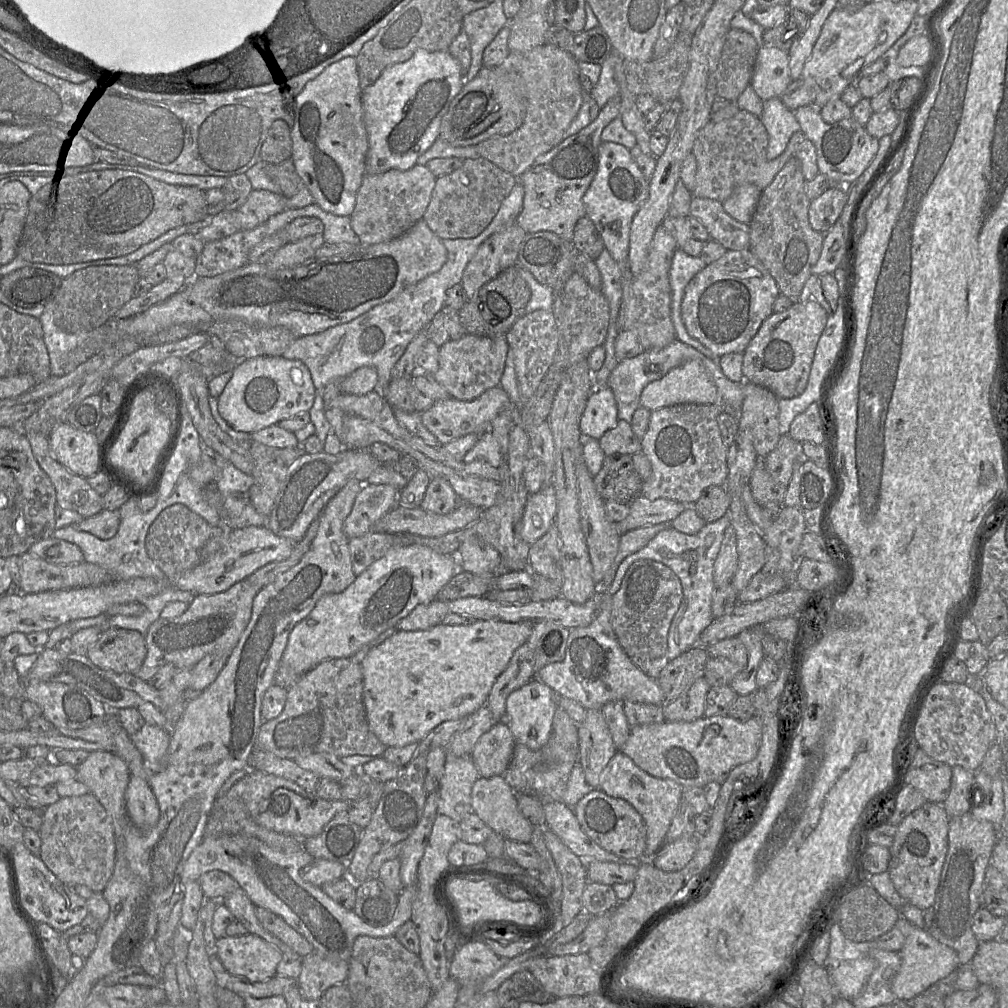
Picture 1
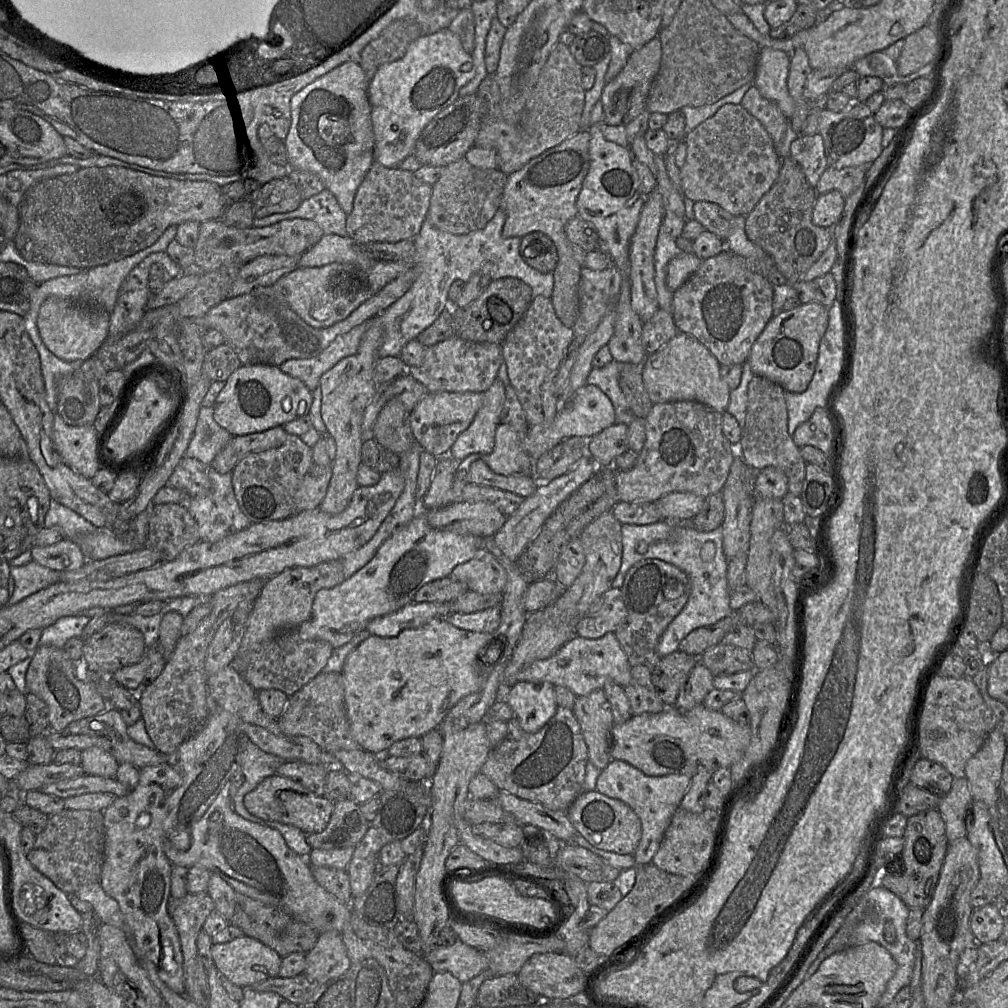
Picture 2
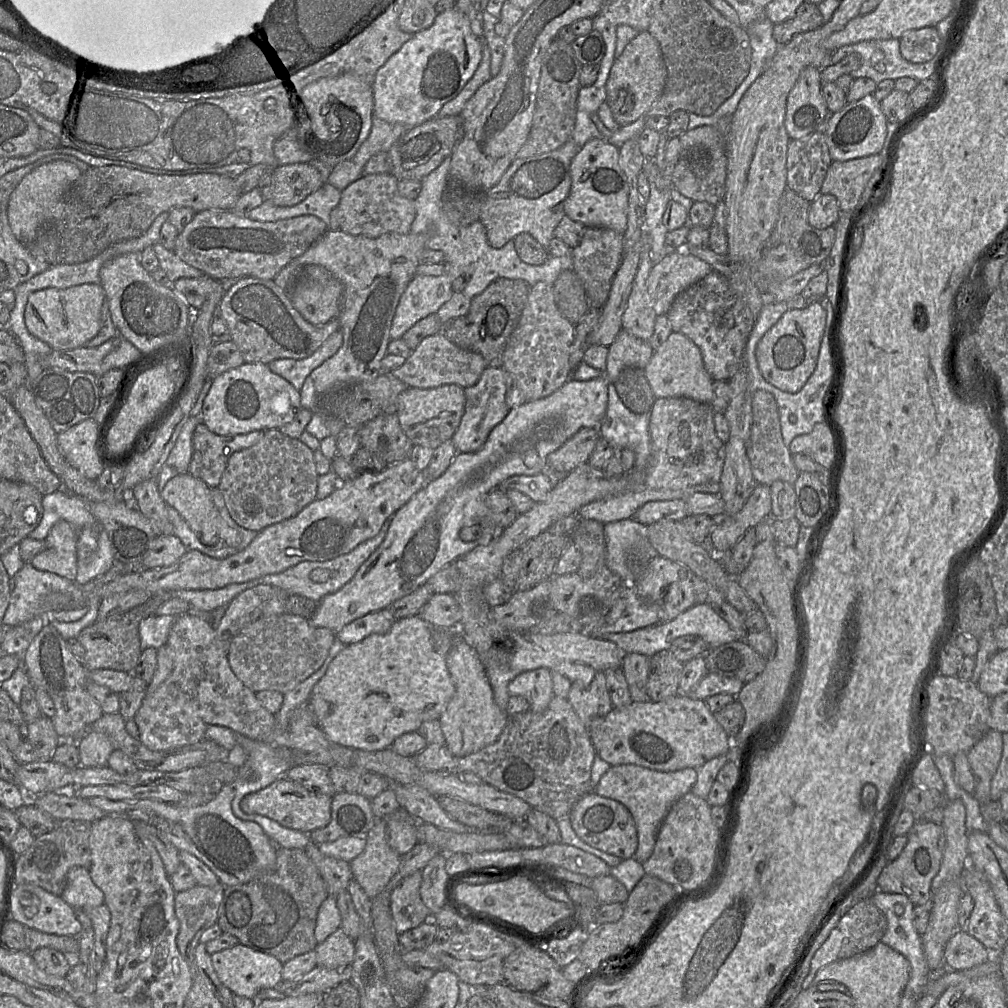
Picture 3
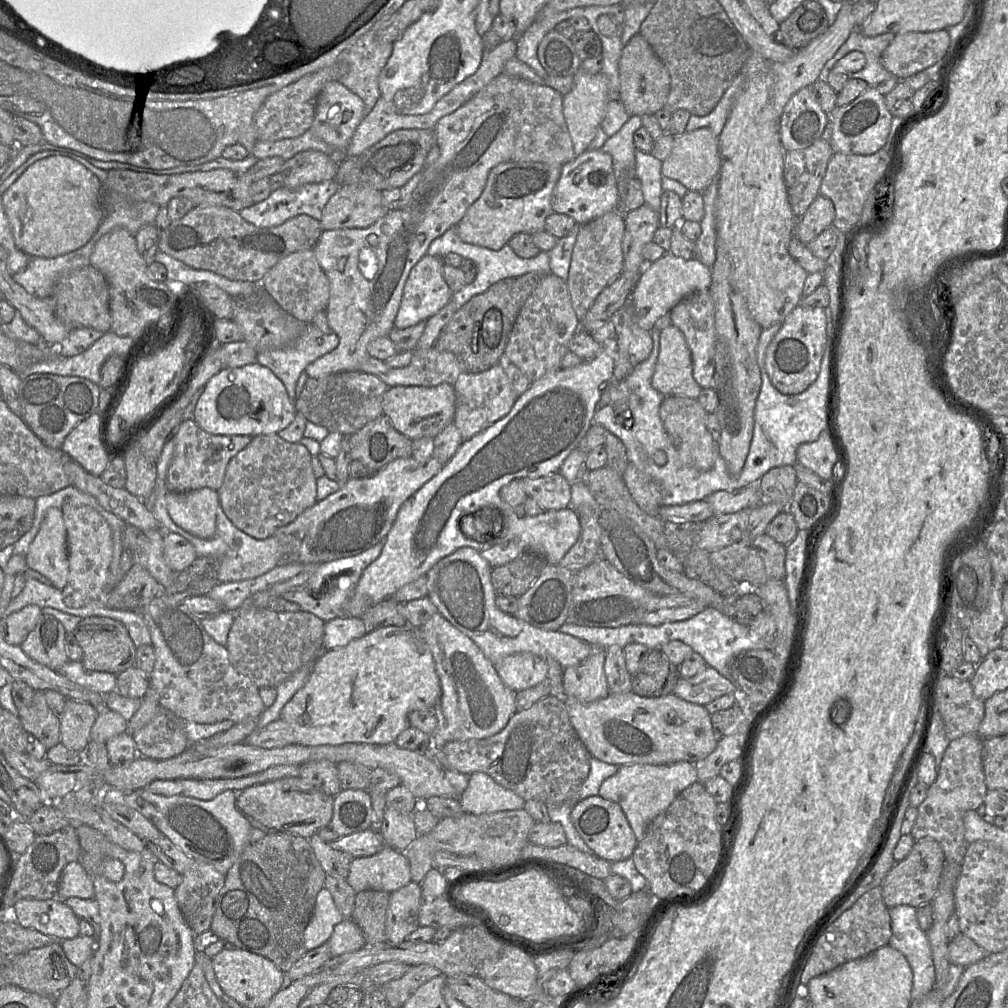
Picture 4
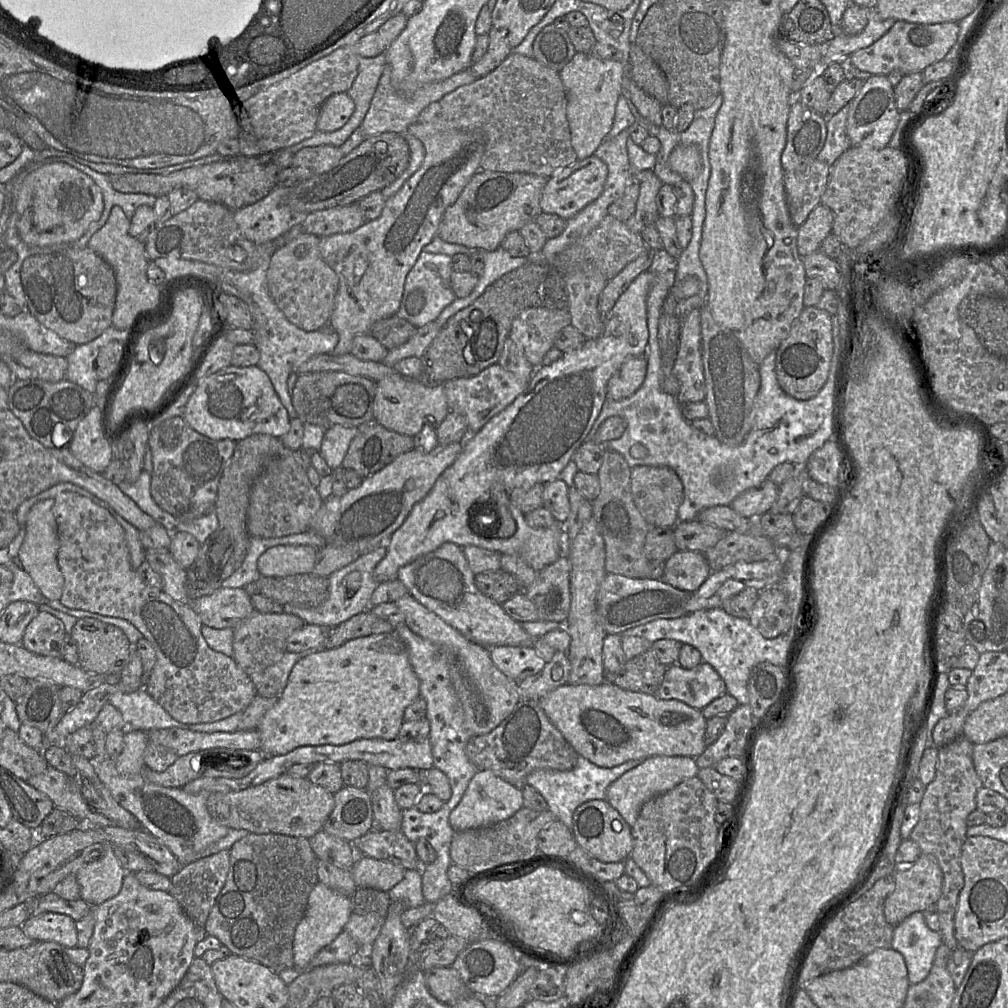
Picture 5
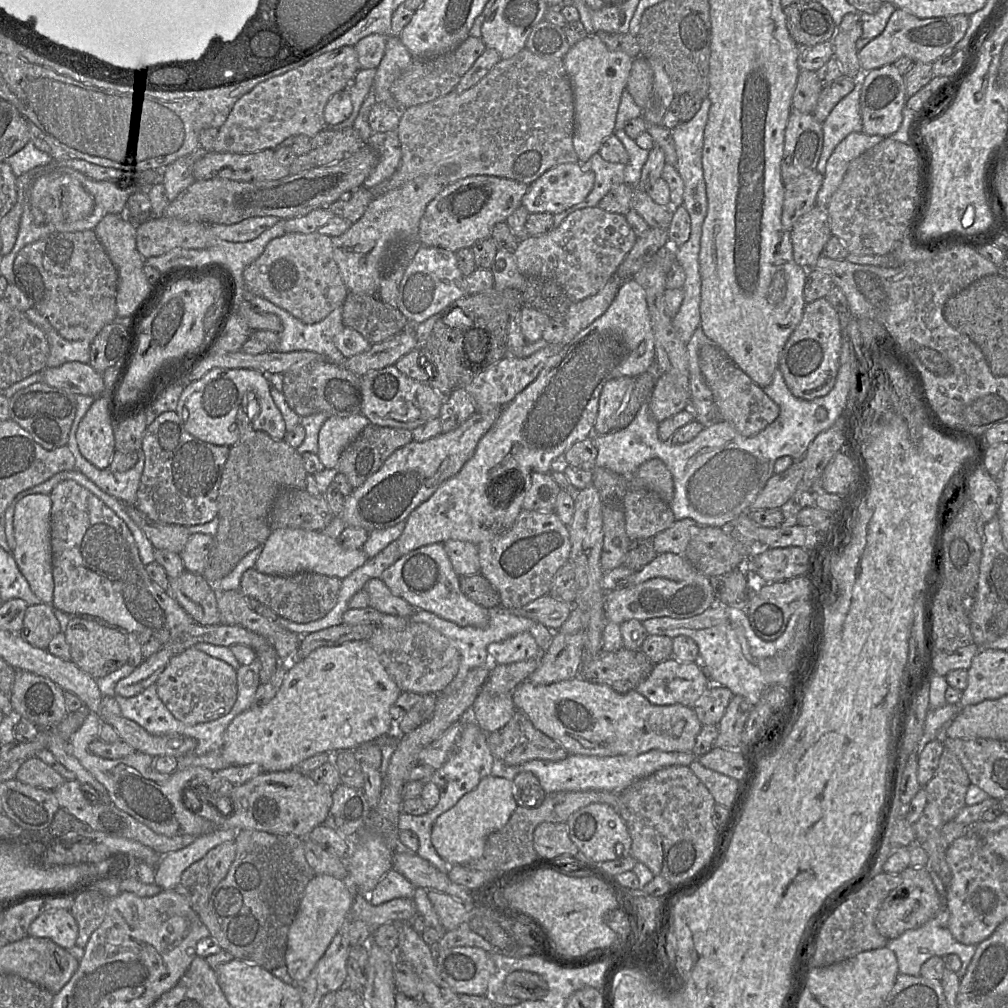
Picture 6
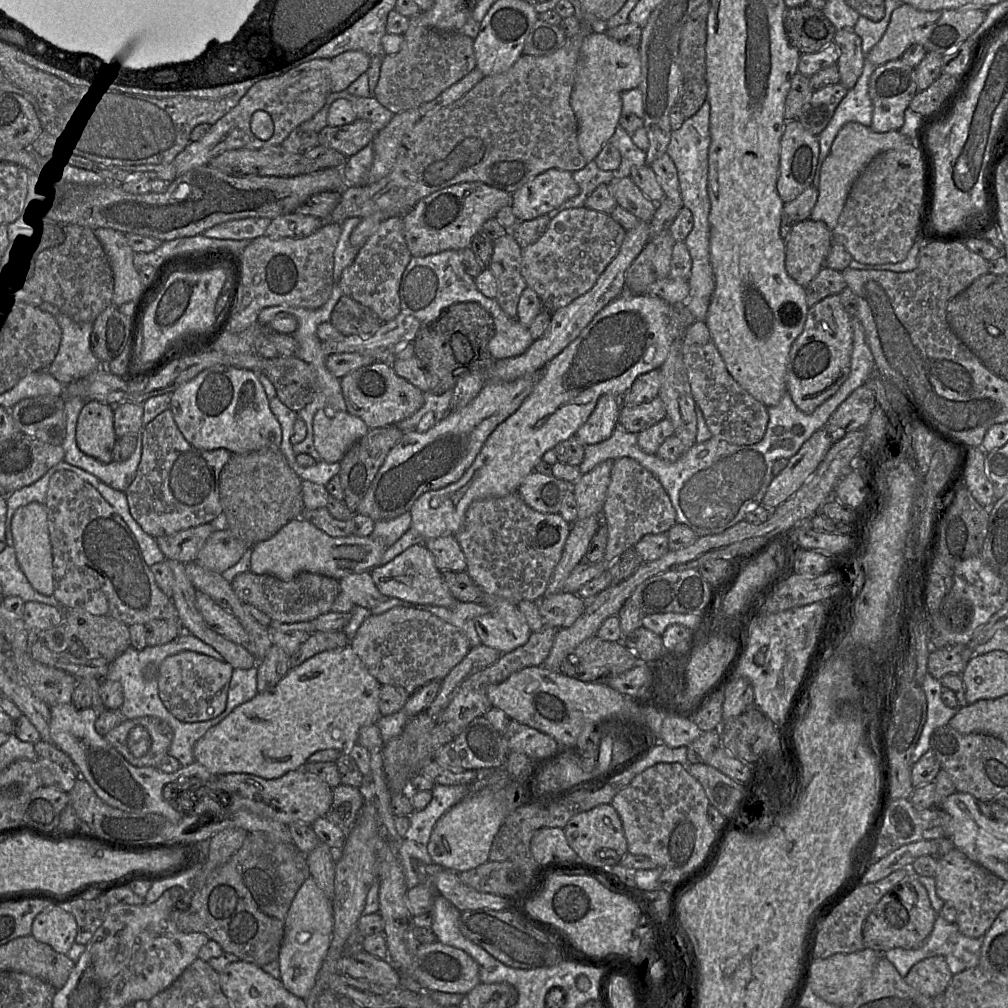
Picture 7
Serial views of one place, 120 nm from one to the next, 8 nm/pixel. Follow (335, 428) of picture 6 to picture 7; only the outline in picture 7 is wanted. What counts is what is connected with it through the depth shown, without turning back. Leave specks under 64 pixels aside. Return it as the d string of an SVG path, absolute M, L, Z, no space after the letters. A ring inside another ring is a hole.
M324 409L313 418L314 447L324 462L340 462L348 449L366 435L369 427L349 412L328 417Z

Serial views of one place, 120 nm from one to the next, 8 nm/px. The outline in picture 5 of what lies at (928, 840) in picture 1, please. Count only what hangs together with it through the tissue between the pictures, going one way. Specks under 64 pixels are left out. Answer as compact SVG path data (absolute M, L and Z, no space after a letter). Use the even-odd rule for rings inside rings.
M921 854L911 865L899 866L894 874L895 888L885 901L883 912L886 921L896 926L914 912L923 912L935 905L942 893L943 872L934 857Z

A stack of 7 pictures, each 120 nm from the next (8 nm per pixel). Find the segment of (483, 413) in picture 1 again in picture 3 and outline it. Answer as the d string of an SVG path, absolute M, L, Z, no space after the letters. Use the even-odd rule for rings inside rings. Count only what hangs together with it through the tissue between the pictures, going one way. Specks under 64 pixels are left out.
M442 385L433 389L407 388L397 398L396 415L400 426L412 442L433 450L456 432L465 411L464 388L457 385Z

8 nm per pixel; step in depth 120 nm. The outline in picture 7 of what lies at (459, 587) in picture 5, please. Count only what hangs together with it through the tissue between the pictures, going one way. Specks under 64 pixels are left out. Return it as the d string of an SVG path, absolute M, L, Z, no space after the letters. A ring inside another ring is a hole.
M424 544L410 546L388 563L376 566L369 572L380 593L387 598L447 608L459 602L450 593L442 572L435 565L433 554Z

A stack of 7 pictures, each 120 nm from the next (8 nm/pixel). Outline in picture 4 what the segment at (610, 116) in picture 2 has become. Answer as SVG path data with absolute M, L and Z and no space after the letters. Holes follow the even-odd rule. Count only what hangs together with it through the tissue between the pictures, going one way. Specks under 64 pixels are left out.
M637 33L623 47L619 60L620 102L629 116L654 115L663 109L671 86L670 75L644 37Z

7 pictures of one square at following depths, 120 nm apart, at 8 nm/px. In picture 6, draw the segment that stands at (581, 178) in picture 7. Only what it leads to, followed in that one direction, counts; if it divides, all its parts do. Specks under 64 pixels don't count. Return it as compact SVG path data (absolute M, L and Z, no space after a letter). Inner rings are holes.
M599 152L591 156L586 163L581 163L584 170L590 170L595 174L595 181L591 192L579 204L553 215L554 227L572 212L584 208L597 207L600 200L616 185L624 183L625 165L604 160Z

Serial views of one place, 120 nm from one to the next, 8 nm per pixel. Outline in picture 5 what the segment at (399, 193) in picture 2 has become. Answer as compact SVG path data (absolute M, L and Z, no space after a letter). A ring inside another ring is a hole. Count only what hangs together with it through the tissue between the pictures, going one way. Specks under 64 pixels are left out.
M355 202L312 212L300 225L303 232L325 237L354 231L367 221L364 212Z

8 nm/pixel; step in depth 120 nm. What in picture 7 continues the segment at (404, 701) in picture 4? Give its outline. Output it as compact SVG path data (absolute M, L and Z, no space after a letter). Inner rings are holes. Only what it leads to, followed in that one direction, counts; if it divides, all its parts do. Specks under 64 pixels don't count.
M350 645L318 653L291 668L277 685L239 705L219 724L210 728L195 743L194 759L214 775L247 773L264 779L277 779L290 771L302 769L308 758L318 751L334 749L349 753L358 742L360 729L377 724L382 717L379 711L381 686Z

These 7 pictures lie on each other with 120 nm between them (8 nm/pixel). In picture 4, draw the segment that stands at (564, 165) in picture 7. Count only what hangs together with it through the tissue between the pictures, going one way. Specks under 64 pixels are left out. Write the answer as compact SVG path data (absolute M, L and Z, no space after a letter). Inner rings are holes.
M501 73L484 86L478 96L509 94L518 101L520 126L511 161L565 165L575 158L574 147L563 114L563 95L553 88Z

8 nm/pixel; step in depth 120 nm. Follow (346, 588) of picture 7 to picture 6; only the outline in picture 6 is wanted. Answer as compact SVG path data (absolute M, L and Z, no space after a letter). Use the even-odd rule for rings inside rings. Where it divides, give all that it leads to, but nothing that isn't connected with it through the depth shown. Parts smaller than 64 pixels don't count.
M381 578L370 579L363 589L369 595L369 606L383 614L408 617L416 610L403 598L394 595Z

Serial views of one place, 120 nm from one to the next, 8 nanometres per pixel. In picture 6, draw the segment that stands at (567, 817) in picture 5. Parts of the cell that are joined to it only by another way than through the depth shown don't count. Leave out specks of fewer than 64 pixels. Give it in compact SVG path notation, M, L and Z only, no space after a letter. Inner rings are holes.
M652 749L638 755L618 755L611 757L569 754L560 761L530 760L509 766L494 758L490 775L513 781L520 772L534 774L546 794L555 792L584 792L603 790L622 793L634 781L646 777L655 771L671 765L689 766L697 757L693 752L666 752Z

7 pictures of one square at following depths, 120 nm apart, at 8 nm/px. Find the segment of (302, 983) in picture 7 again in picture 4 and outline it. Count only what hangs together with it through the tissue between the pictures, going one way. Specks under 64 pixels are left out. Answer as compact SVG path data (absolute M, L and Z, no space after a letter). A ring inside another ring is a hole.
M324 887L317 895L313 915L304 931L303 939L307 952L328 942L335 926L343 920L344 917L330 892Z

